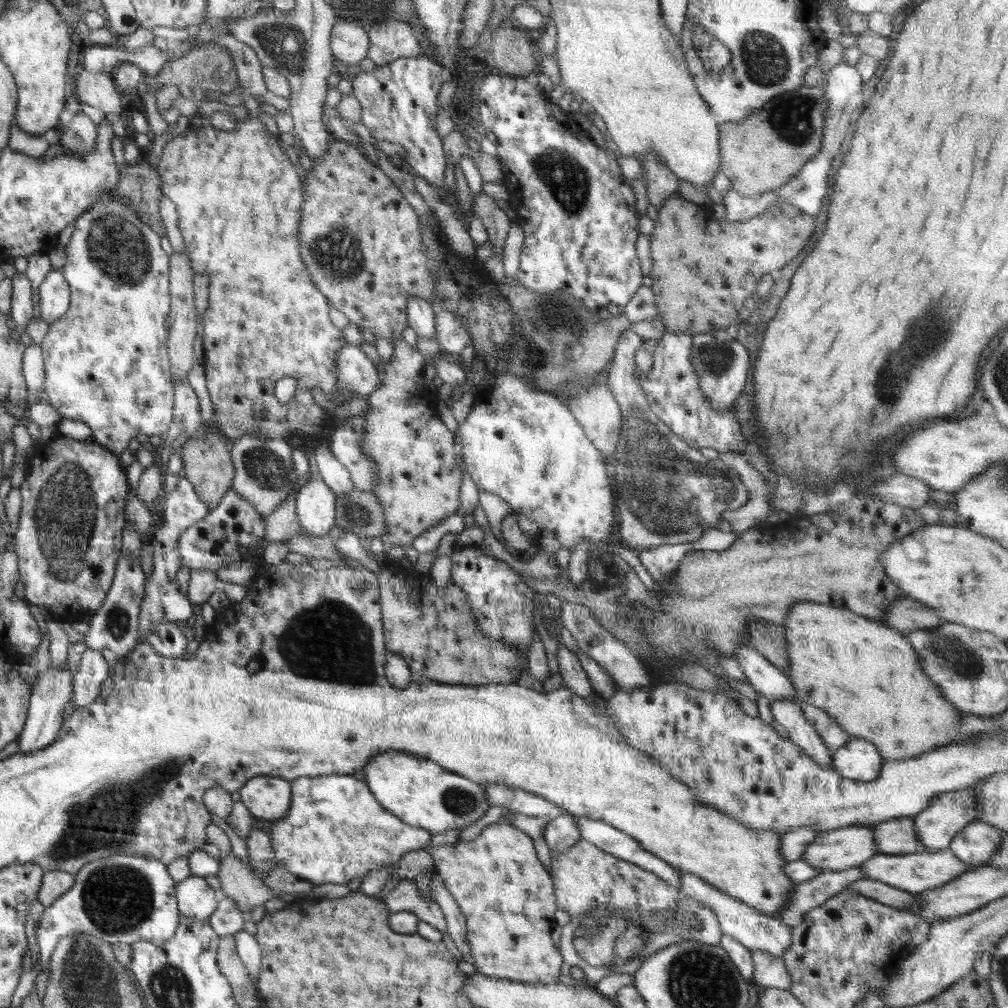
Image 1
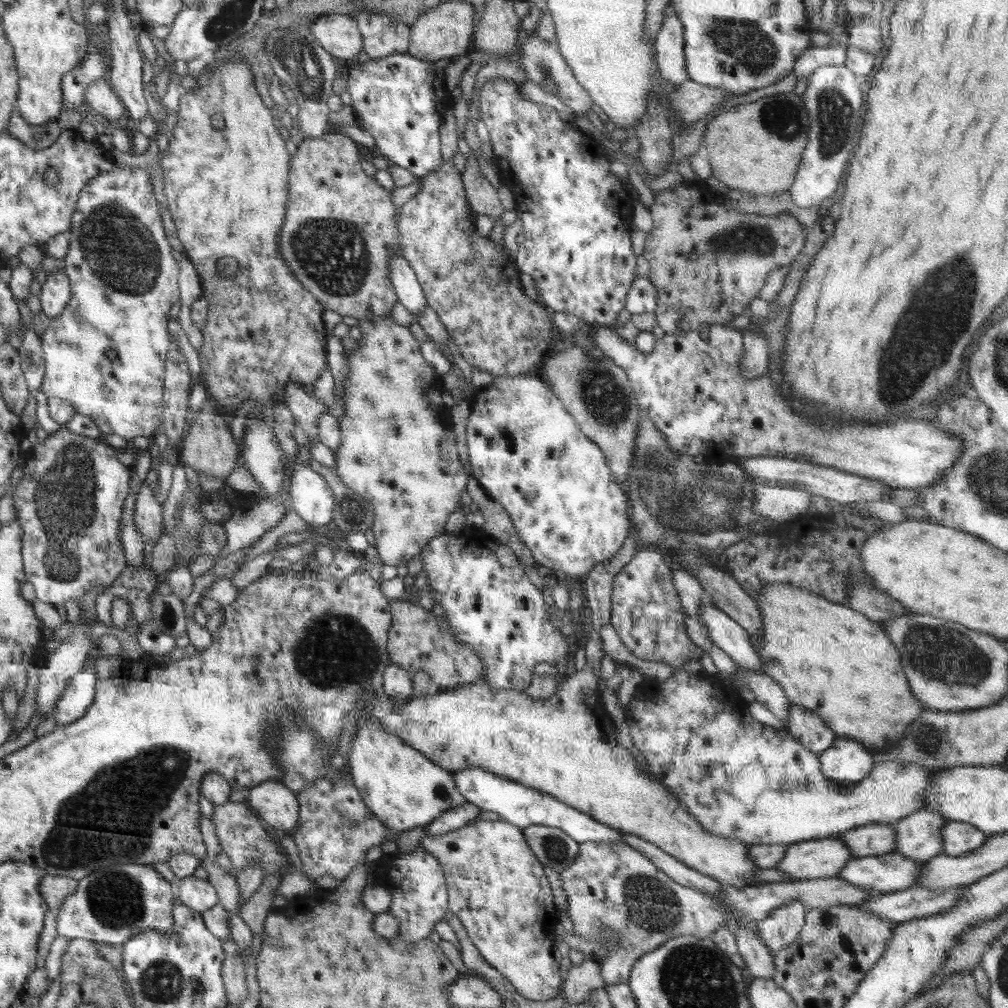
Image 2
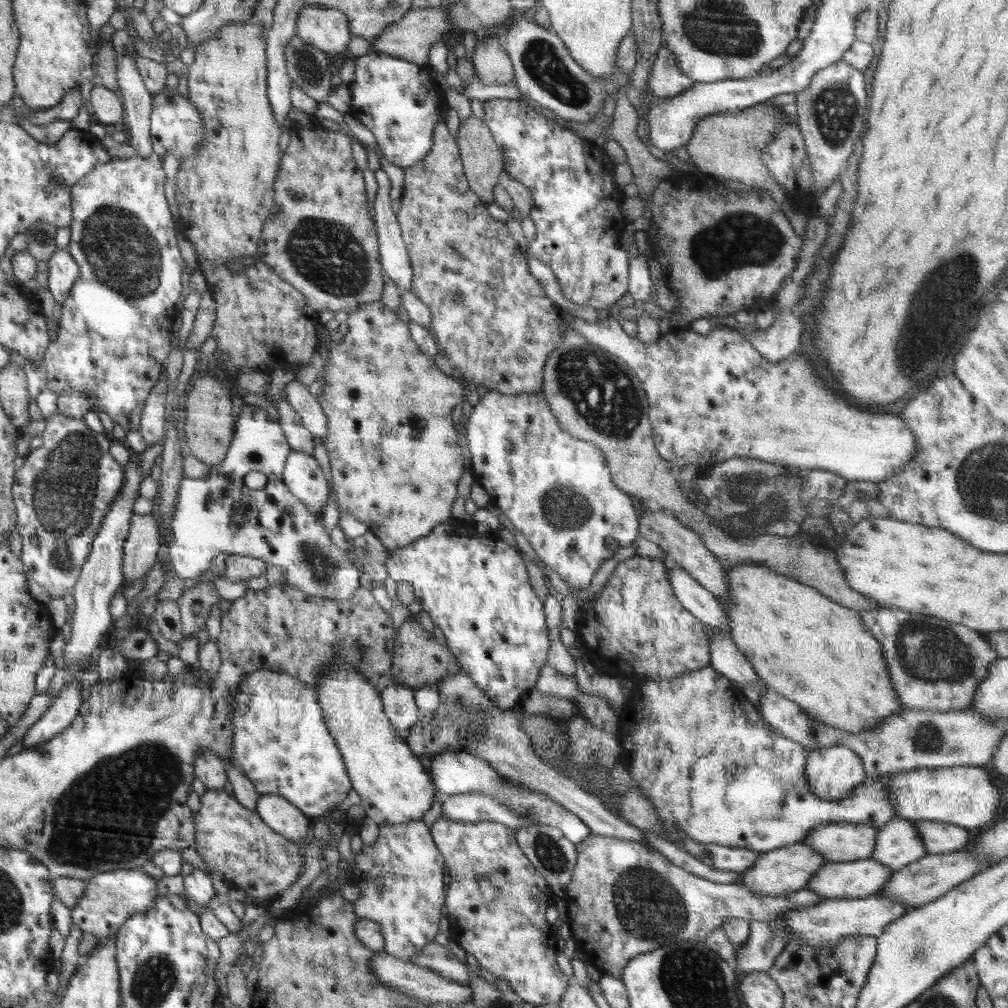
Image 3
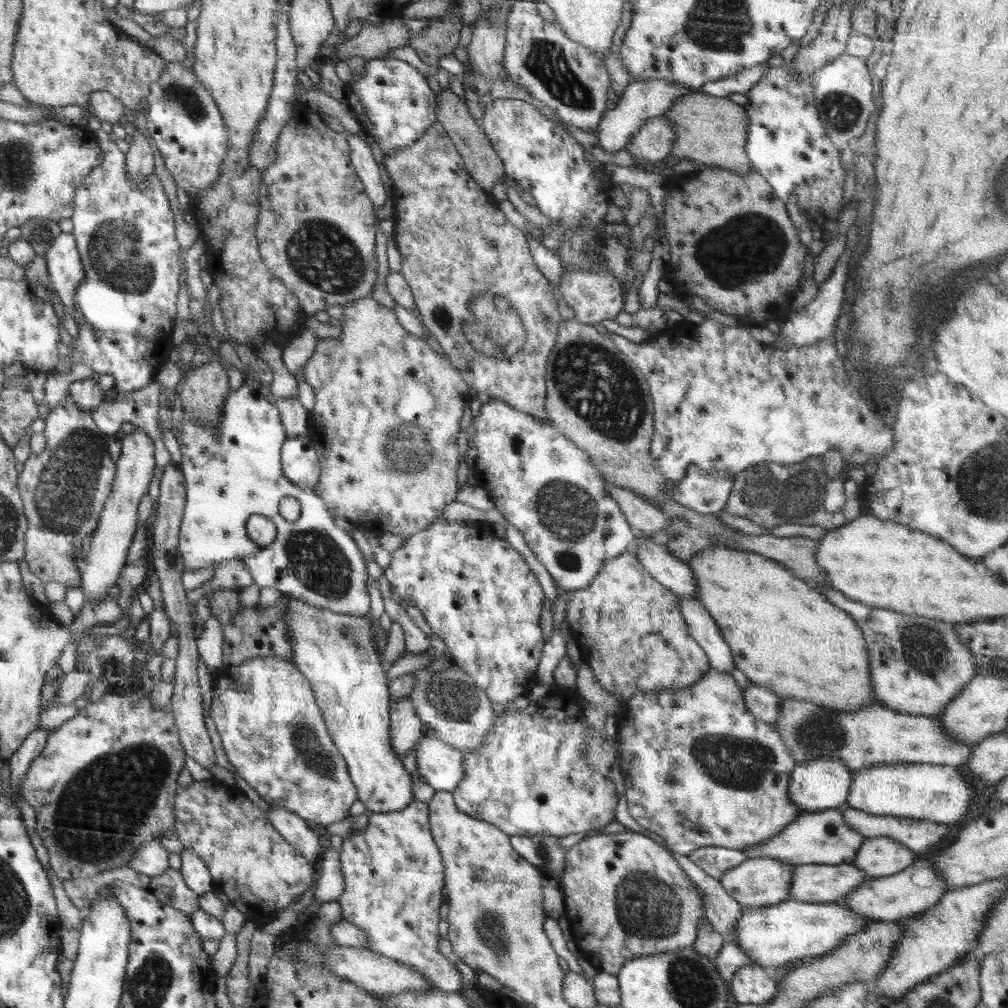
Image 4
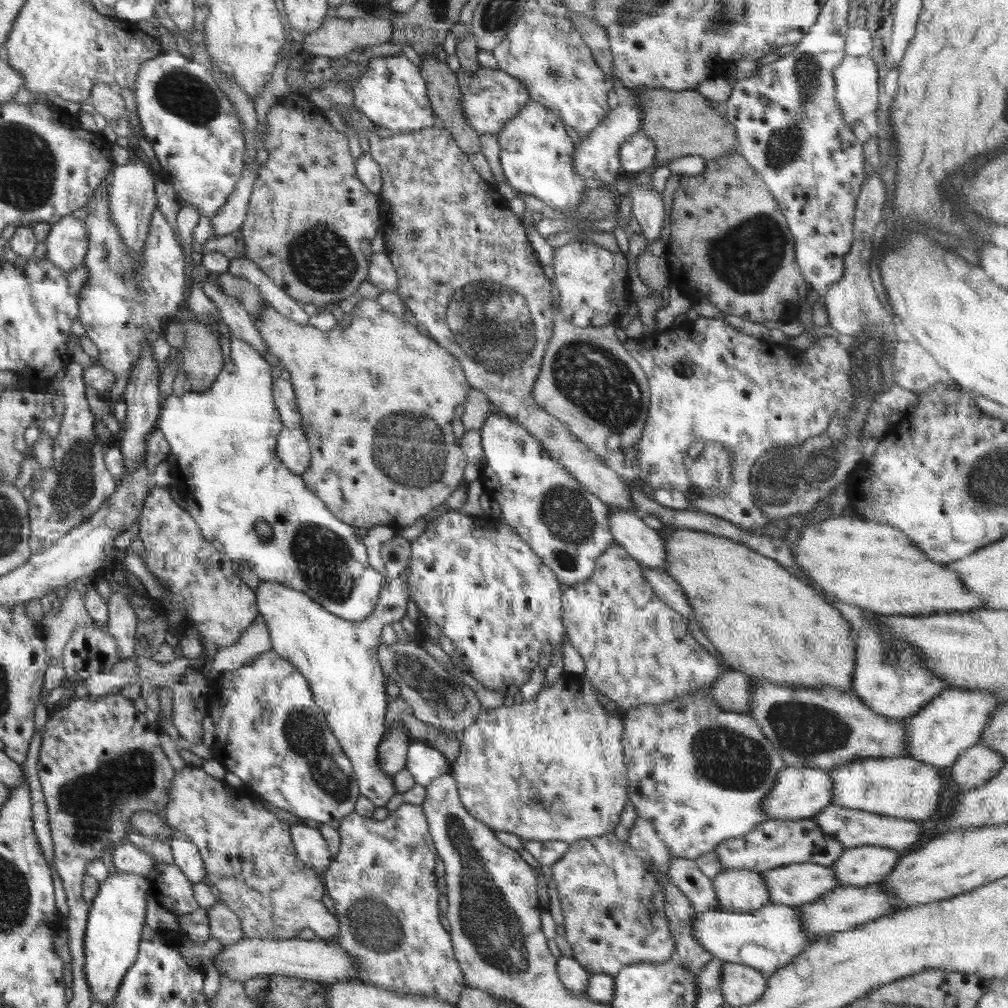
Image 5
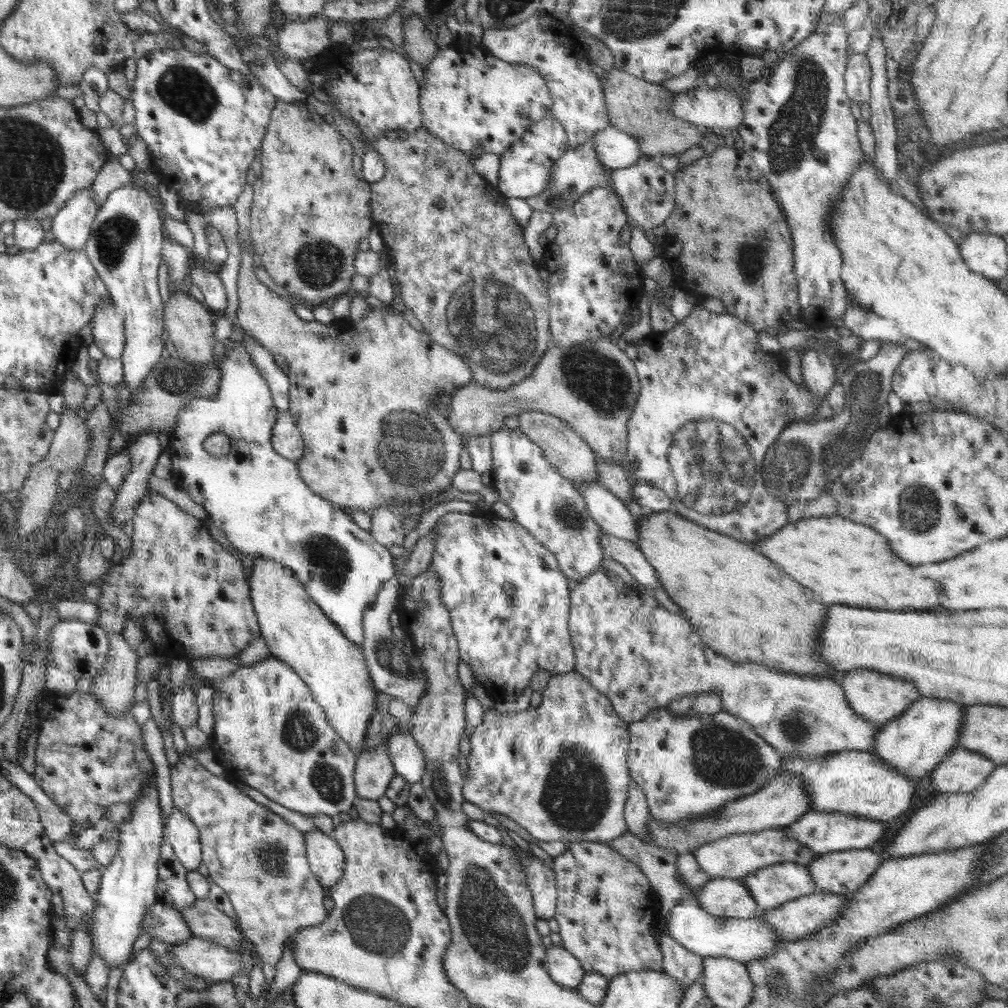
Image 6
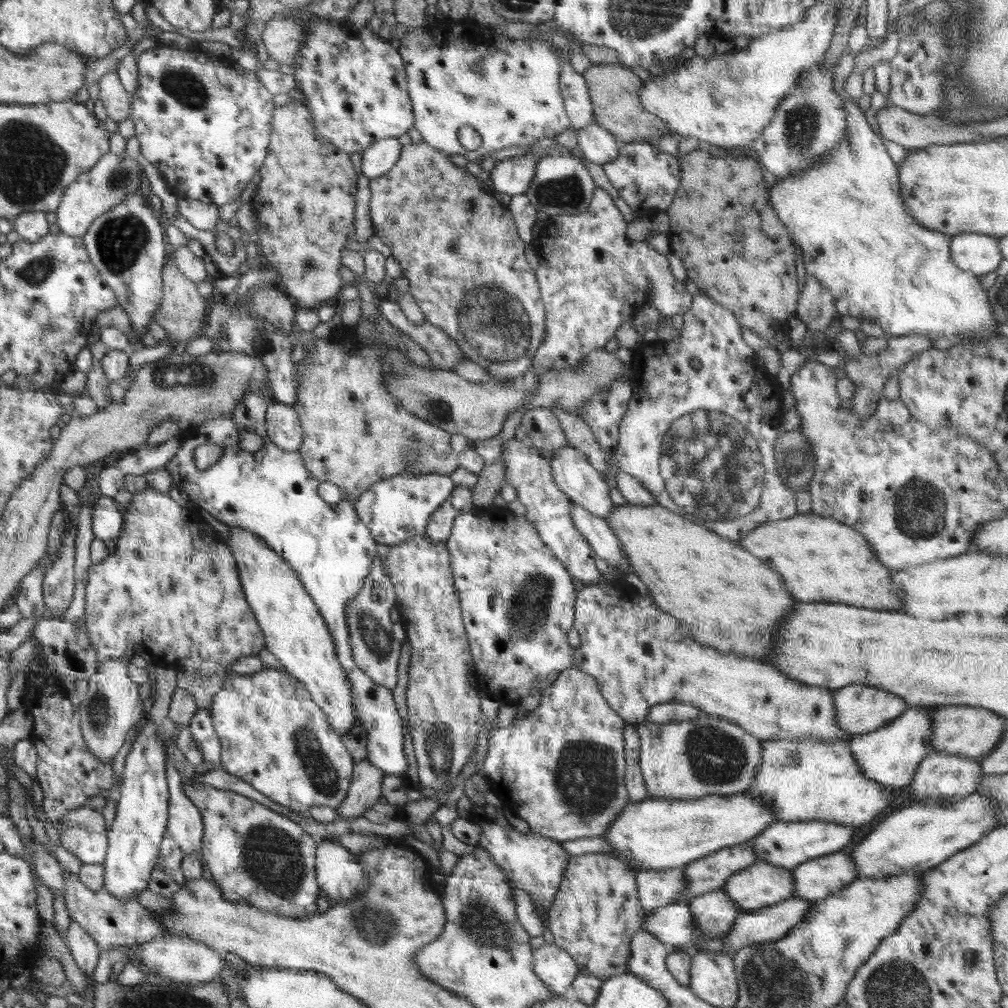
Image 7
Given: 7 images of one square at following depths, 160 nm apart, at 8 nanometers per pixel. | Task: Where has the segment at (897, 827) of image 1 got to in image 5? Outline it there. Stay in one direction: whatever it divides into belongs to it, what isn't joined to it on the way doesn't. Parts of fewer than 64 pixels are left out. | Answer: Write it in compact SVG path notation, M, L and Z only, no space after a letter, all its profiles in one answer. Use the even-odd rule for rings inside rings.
M815 817L796 820L766 820L744 836L723 840L714 847L723 870L746 868L760 872L789 864L814 863L829 867L844 851L841 842L831 834L822 832Z

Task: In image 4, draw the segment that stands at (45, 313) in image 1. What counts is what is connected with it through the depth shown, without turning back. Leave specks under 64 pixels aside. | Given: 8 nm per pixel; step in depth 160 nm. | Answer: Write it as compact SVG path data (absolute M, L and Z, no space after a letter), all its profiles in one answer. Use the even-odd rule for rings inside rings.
M61 231L53 238L46 256L49 280L60 296L65 310L72 313L76 306L77 288L85 278L84 262L78 253L72 233Z

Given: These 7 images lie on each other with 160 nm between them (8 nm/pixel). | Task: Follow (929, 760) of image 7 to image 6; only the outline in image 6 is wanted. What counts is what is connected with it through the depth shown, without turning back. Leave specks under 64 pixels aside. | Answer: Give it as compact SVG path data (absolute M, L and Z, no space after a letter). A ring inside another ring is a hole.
M956 747L931 772L931 781L943 793L972 792L984 784L997 766L978 752Z

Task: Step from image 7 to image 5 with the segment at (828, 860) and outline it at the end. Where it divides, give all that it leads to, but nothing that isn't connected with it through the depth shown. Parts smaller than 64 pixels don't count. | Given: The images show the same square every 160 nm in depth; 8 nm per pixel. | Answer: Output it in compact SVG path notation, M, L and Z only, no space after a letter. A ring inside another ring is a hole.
M865 845L845 849L829 867L833 869L840 887L844 886L866 886L868 884L880 883L893 871L898 859L898 851L878 845Z

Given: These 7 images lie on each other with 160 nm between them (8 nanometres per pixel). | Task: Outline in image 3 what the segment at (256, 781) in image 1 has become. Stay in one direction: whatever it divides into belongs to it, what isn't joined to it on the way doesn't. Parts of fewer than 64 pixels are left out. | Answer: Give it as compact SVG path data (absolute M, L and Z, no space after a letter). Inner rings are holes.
M260 795L255 811L274 832L282 833L295 843L306 843L311 836L311 819L284 796Z

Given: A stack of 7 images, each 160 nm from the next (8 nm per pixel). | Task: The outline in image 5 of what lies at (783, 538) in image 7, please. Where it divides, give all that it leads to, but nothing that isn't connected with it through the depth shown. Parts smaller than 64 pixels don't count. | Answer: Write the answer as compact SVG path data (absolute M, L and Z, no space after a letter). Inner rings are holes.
M837 515L834 518L822 520L814 526L806 524L799 540L791 548L803 574L808 576L818 588L822 588L826 596L836 596L842 602L868 608L872 612L920 615L934 614L934 612L964 612L970 608L980 608L982 601L976 596L970 598L968 590L962 586L962 580L956 572L950 572L944 564L936 564L928 560L918 550L913 540L887 523L865 520L857 516L839 517Z

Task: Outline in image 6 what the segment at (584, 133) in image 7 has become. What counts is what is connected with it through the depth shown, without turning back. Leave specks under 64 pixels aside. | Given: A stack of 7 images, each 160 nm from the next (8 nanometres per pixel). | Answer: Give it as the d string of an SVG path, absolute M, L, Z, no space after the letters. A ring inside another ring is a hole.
M608 126L598 130L591 141L598 160L610 170L632 166L642 157L637 140L618 128Z

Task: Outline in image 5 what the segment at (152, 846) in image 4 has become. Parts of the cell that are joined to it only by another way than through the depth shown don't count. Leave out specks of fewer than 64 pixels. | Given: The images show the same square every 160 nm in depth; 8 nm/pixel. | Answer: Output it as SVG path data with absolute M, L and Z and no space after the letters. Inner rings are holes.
M131 841L122 843L112 852L112 864L118 871L146 876L156 863L154 857L136 847Z

